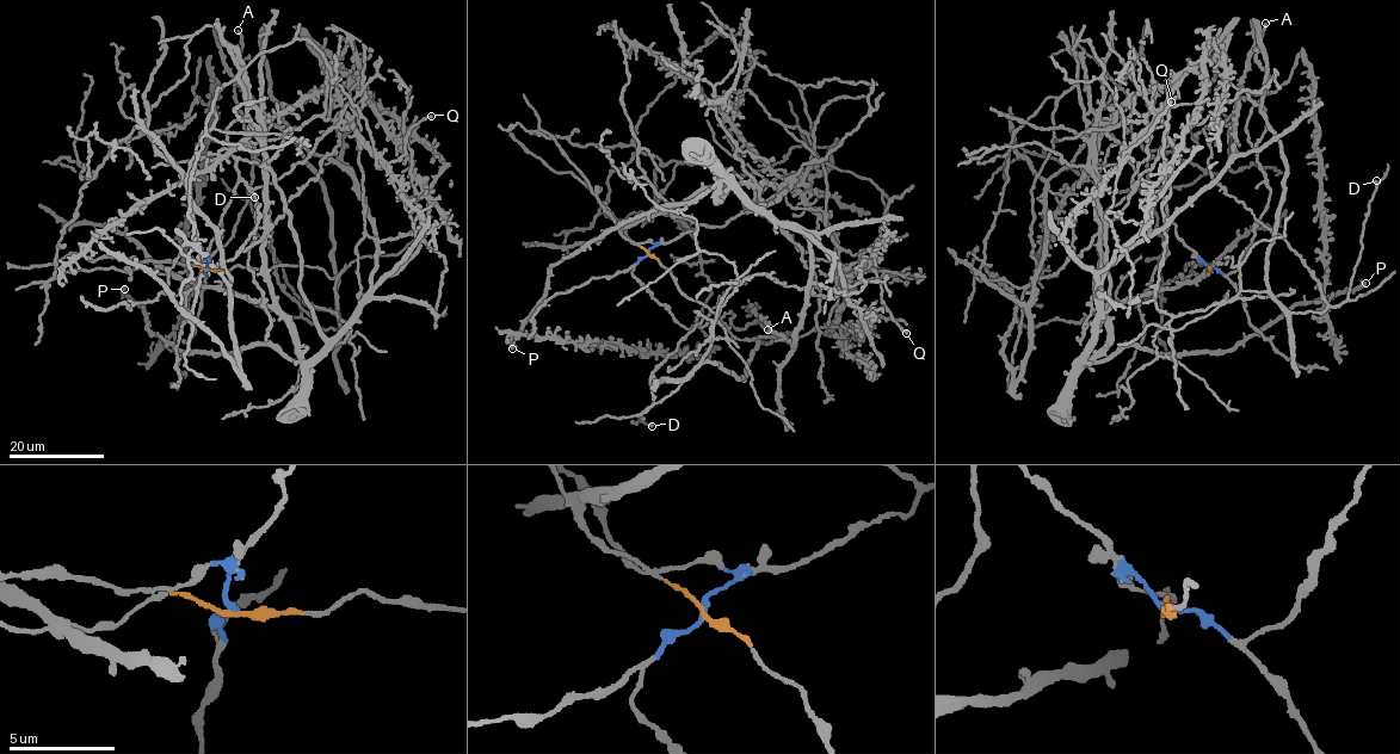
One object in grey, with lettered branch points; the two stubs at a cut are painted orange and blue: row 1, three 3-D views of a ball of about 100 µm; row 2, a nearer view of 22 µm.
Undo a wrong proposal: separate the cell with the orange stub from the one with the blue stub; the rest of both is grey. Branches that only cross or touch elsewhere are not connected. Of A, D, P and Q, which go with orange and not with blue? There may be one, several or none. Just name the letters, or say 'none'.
D

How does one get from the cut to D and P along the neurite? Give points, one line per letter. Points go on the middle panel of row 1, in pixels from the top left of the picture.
D: (648, 252), (726, 332), (691, 376), (642, 411), (643, 421), (639, 415), (653, 426)
P: (648, 252), (784, 184), (727, 183), (720, 199), (714, 186), (606, 229), (553, 264), (512, 348)

